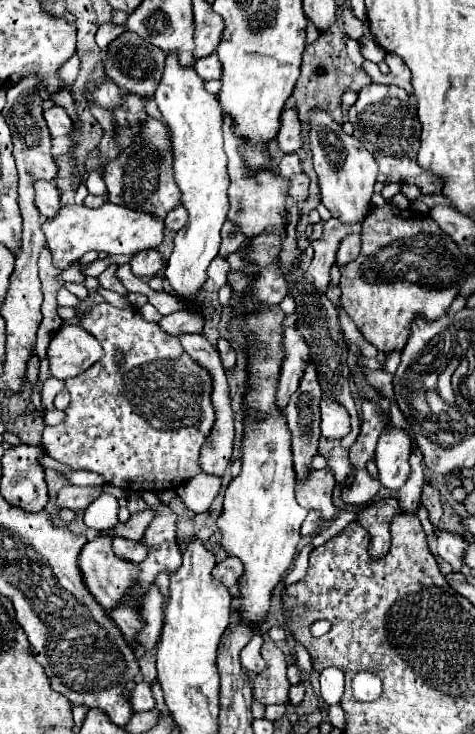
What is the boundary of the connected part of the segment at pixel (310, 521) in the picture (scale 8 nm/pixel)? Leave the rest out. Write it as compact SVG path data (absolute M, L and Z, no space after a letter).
M311 510L302 523L302 529L300 529L300 533L302 533L302 535L310 535L321 524L322 518L319 511Z

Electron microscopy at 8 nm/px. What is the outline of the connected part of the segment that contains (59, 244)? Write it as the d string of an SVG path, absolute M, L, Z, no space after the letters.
M110 201L98 209L88 209L84 205L64 205L54 219L42 223L42 231L46 235L54 265L60 269L66 269L88 251L98 251L98 253L104 251L108 255L114 253L134 255L138 251L154 249L162 245L164 229L166 229L164 219L152 213L142 213L130 207L114 205Z

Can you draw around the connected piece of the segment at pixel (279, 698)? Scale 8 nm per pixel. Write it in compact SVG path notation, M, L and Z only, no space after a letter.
M264 643L262 657L266 661L266 669L254 679L254 699L262 705L272 703L288 703L290 683L286 679L286 661L284 653L274 643Z

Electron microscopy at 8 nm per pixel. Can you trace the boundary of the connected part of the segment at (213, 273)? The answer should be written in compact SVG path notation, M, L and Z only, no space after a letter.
M216 257L210 267L208 267L208 279L204 283L204 289L206 291L218 291L220 287L226 285L226 273L228 273L230 265L226 263L226 259L222 257Z

